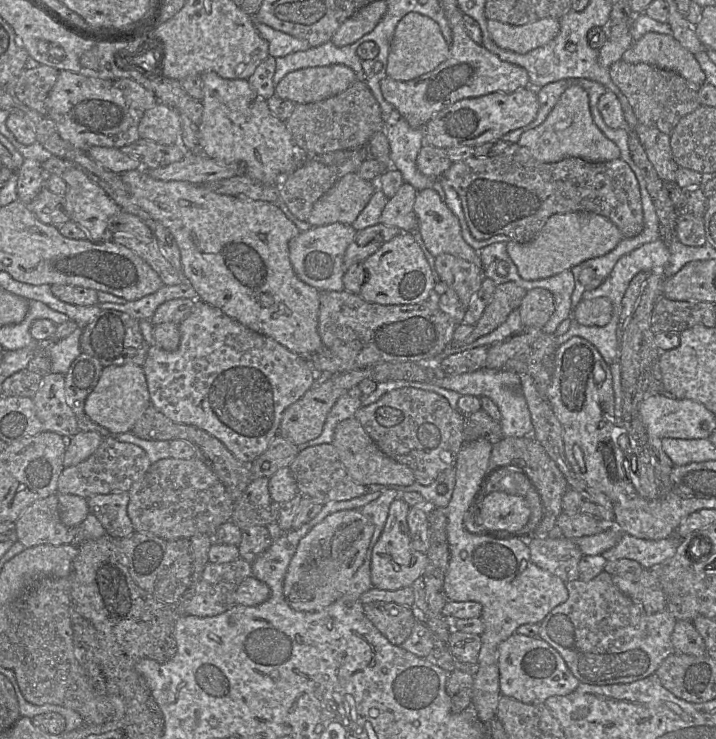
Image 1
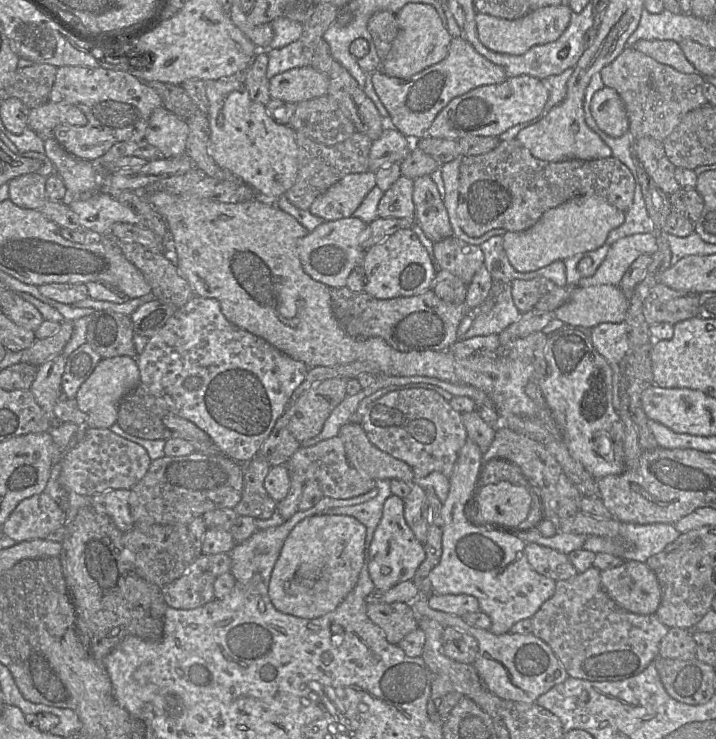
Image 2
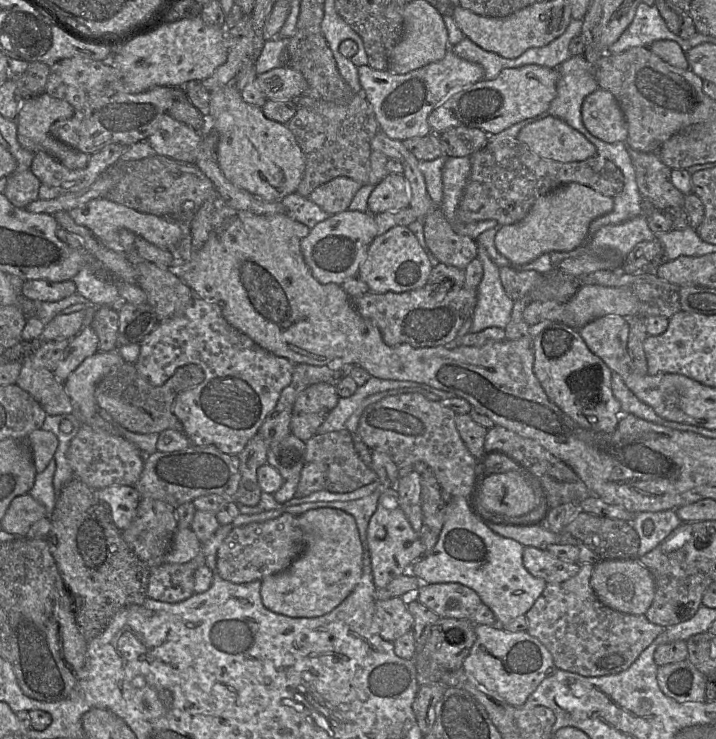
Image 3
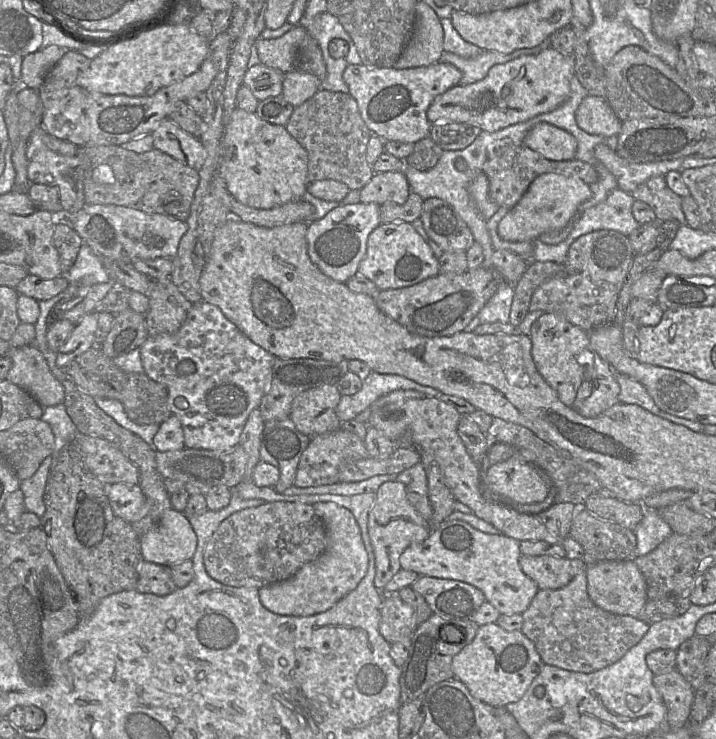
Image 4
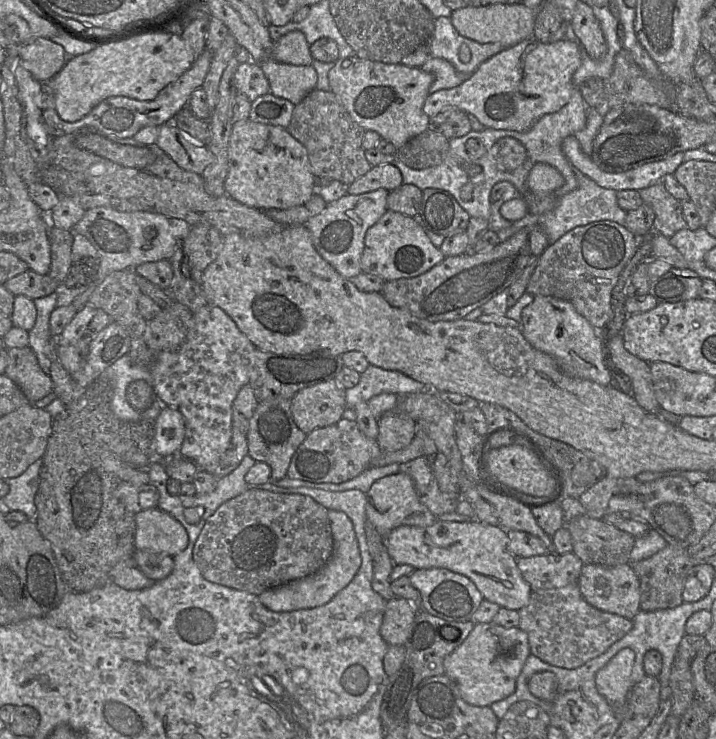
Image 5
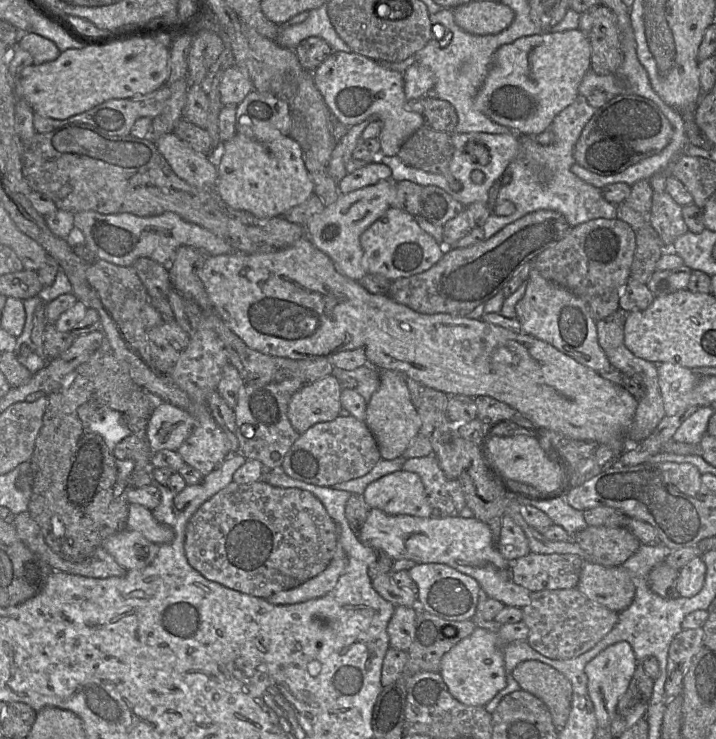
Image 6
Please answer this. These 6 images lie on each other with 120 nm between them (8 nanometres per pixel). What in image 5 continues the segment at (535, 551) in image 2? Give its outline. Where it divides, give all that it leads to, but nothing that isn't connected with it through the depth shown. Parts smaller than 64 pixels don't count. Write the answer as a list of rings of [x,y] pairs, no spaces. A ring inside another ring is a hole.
[[[549,552],[517,558],[517,567],[532,591],[562,588],[577,583],[583,565],[581,559],[573,552]]]

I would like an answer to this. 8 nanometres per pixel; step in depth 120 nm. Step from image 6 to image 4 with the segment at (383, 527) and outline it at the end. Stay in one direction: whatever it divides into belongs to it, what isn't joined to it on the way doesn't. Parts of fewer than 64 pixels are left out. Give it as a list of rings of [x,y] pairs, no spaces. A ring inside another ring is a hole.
[[[446,520],[435,525],[426,540],[407,547],[400,556],[404,570],[419,576],[453,579],[481,590],[485,600],[500,614],[522,614],[539,591],[537,584],[521,569],[520,542],[502,533],[487,534],[461,520]]]

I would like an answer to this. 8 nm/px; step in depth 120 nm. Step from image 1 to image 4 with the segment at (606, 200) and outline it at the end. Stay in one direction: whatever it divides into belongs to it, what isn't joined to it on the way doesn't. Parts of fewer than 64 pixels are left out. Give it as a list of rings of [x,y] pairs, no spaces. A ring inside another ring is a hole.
[[[507,139],[505,143],[497,149],[488,153],[486,141],[480,146],[478,152],[483,151],[483,172],[489,182],[489,197],[499,206],[514,207],[529,188],[531,182],[541,174],[556,173],[565,176],[580,178],[586,184],[593,184],[598,181],[598,174],[590,164],[577,160],[553,161],[541,156],[538,152],[530,149],[525,142],[514,143]]]

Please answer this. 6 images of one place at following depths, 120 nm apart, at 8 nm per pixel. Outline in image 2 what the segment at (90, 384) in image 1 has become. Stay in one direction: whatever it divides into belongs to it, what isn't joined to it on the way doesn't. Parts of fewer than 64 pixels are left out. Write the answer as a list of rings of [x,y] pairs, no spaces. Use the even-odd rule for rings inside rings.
[[[85,342],[66,359],[61,389],[68,399],[75,399],[81,385],[89,378],[101,356]]]

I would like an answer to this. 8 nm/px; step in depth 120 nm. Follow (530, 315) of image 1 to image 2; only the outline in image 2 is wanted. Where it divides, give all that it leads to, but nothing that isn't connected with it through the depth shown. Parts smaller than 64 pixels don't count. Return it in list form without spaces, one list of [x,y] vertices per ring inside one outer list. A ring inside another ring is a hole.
[[[543,277],[515,279],[510,286],[513,302],[521,313],[532,310],[554,312],[570,298],[576,288],[558,286]]]

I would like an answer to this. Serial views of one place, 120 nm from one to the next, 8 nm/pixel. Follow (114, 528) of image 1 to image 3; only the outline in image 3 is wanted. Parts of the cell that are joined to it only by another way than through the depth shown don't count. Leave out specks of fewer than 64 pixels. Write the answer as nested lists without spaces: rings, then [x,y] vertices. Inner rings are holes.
[[[110,486],[98,489],[97,497],[109,506],[115,526],[124,531],[136,516],[141,497],[134,486]]]

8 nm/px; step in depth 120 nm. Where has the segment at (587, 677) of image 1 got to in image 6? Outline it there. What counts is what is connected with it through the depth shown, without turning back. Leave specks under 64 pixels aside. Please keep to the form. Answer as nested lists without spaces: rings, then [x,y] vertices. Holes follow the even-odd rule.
[[[577,588],[532,592],[530,603],[522,611],[522,621],[529,628],[529,645],[543,656],[556,660],[576,658],[586,653],[618,622],[617,612],[593,603]]]

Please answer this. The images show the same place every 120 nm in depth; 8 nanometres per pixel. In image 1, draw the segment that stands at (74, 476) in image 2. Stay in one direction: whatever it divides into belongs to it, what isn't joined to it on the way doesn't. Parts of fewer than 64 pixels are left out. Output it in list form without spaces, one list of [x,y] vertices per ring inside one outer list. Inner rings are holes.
[[[113,436],[103,437],[98,449],[85,461],[78,465],[64,468],[59,476],[57,483],[57,494],[71,494],[87,499],[100,494],[112,494],[118,492],[128,492],[134,482],[137,482],[148,470],[151,462],[147,454],[140,447],[120,442]]]

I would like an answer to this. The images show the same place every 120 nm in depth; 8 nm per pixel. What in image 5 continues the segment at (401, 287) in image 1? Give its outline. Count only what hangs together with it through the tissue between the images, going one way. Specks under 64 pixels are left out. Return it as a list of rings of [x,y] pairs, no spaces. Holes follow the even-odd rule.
[[[387,210],[365,234],[360,266],[363,273],[389,282],[422,275],[444,258],[442,251],[432,244],[423,227],[413,217]]]

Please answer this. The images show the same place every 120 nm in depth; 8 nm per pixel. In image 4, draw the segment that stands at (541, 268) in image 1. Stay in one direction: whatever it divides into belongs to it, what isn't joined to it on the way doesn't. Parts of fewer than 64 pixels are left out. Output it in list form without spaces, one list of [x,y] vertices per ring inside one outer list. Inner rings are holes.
[[[556,173],[536,177],[520,201],[508,210],[498,225],[498,235],[511,242],[532,242],[543,233],[564,228],[579,214],[579,207],[592,197],[589,184],[580,178]]]

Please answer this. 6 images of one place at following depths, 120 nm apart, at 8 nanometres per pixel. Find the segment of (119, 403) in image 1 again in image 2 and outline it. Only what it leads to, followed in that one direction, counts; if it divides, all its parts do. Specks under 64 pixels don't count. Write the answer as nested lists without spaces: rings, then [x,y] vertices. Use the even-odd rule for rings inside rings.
[[[102,358],[89,378],[81,385],[74,399],[80,411],[86,415],[86,427],[110,429],[117,422],[121,399],[138,385],[140,373],[135,358]]]

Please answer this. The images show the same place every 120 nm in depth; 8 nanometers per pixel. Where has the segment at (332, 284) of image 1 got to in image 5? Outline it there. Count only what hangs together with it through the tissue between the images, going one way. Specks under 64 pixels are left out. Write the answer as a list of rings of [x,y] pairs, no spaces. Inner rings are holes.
[[[383,188],[358,195],[347,193],[328,203],[321,213],[311,217],[306,223],[318,253],[344,278],[351,279],[362,272],[360,259],[364,237],[367,230],[387,211],[388,194],[389,191]]]

